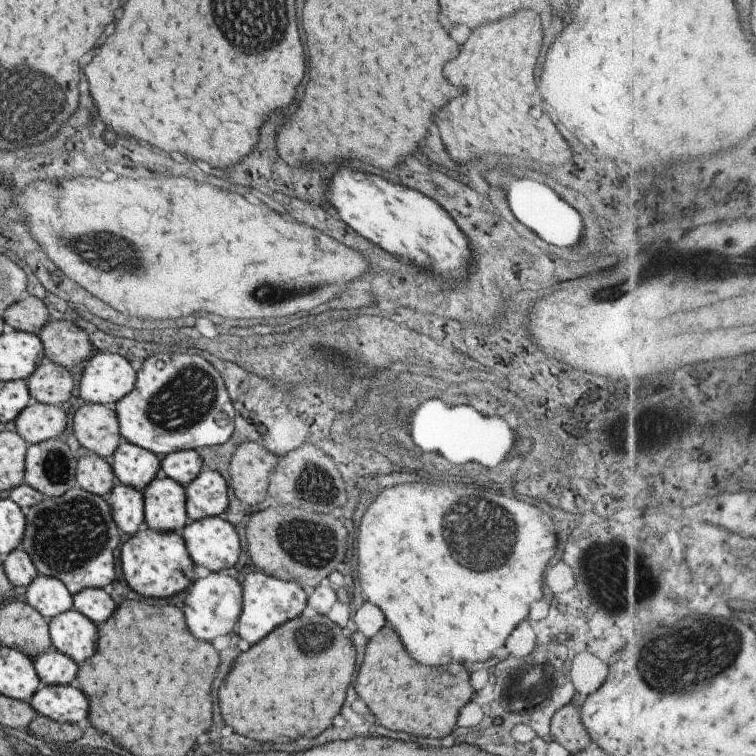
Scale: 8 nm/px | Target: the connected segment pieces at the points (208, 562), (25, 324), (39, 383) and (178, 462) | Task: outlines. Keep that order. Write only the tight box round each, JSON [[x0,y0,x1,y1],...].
[[180,517,240,573],[2,295,49,335],[25,358,74,406],[161,449,203,488]]

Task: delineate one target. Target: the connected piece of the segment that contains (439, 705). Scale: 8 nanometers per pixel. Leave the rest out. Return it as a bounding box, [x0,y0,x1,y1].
[356,626,476,738]

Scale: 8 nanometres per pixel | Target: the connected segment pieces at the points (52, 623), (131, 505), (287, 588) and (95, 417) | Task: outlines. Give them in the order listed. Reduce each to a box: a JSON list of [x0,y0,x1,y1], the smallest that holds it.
[[48,610,98,666],[107,482,145,536],[236,570,309,645],[74,403,122,460]]

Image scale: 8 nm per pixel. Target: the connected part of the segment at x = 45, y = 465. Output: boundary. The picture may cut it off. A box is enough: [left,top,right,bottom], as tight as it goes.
[24,438,78,498]

